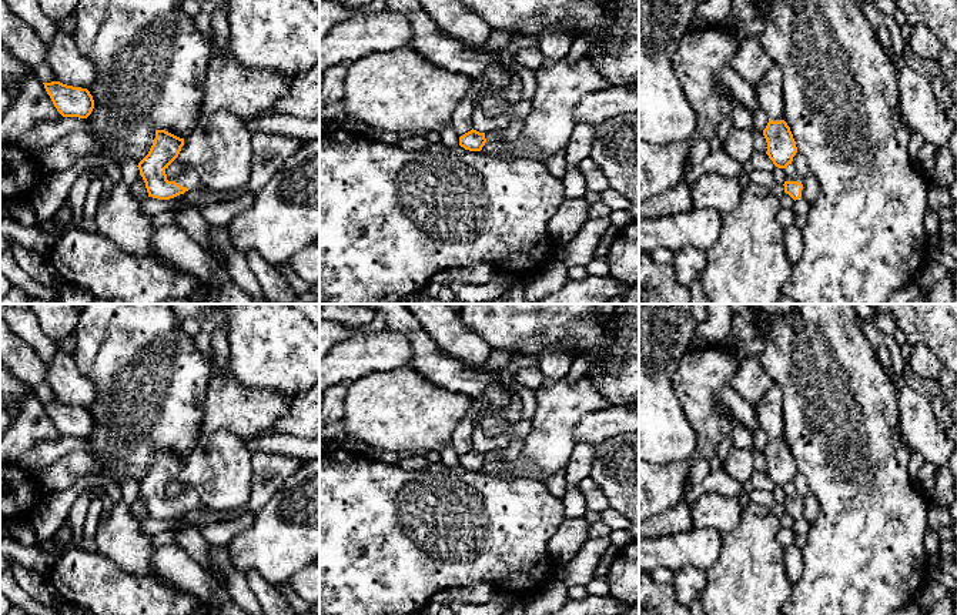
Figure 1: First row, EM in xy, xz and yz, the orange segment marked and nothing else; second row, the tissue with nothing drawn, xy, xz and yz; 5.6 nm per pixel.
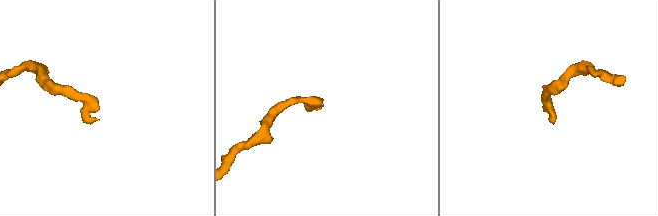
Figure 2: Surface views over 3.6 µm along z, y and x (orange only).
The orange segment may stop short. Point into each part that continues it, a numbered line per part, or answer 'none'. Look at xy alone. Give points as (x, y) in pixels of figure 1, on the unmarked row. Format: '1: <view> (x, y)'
1: xy (191, 500)

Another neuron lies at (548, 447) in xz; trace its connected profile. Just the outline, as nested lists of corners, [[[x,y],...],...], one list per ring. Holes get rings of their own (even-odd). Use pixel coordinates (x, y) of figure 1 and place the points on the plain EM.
[[[588,374],[576,384],[569,384],[566,378],[555,384],[541,387],[536,391],[536,412],[532,418],[532,428],[525,438],[521,454],[512,461],[486,461],[482,472],[499,475],[512,471],[516,478],[549,482],[549,478],[565,469],[575,448],[573,430],[583,415],[592,411],[608,410],[610,402],[595,388]]]

